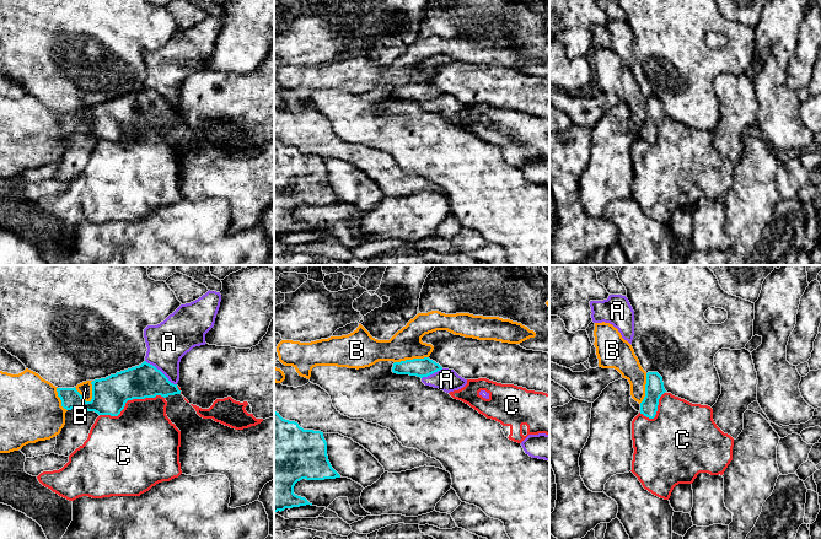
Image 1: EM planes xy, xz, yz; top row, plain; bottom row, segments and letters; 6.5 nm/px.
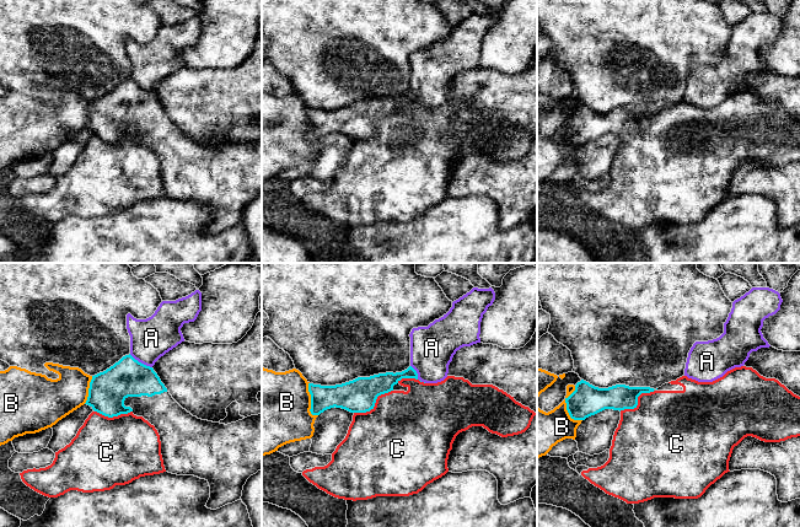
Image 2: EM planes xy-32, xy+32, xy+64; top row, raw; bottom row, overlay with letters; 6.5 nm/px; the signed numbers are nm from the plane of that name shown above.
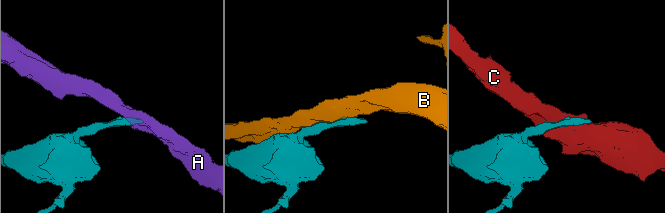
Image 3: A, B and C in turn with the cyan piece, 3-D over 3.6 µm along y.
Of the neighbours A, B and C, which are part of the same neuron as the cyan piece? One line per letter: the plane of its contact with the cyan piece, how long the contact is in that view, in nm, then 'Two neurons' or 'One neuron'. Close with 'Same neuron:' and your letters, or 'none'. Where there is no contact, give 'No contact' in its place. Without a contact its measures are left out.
A: Touches cyan in xy. Shared border 260 nm. Two neurons
B: Touches cyan in xy. Shared border 150 nm. Two neurons
C: Touches cyan in xy. Shared border 440 nm. Two neurons
Same neuron: none

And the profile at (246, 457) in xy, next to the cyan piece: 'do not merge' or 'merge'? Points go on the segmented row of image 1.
merge

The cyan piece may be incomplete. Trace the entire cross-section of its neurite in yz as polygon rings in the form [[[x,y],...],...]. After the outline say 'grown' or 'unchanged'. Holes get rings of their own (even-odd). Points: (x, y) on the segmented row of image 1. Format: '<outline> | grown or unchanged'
[[[648,372],[645,397],[640,403],[640,414],[654,419],[658,411],[659,399],[665,392],[662,377],[658,372]]] | unchanged

